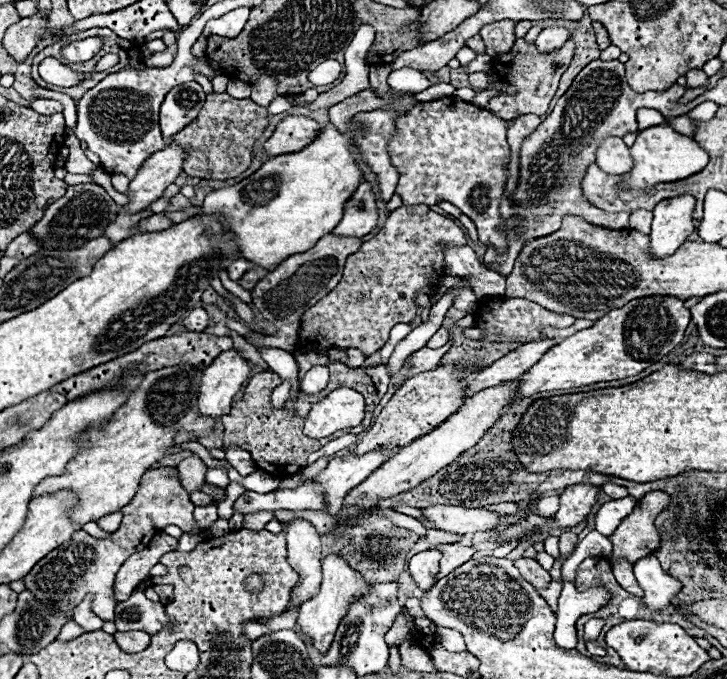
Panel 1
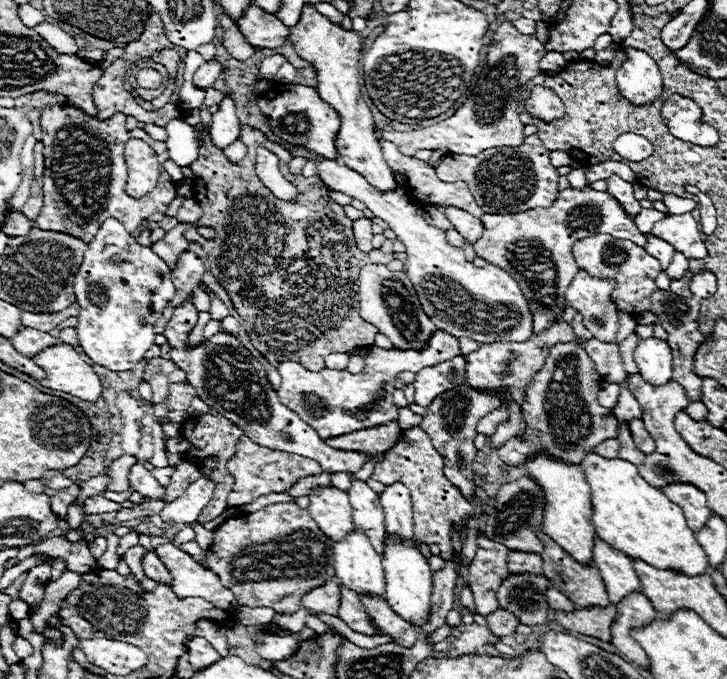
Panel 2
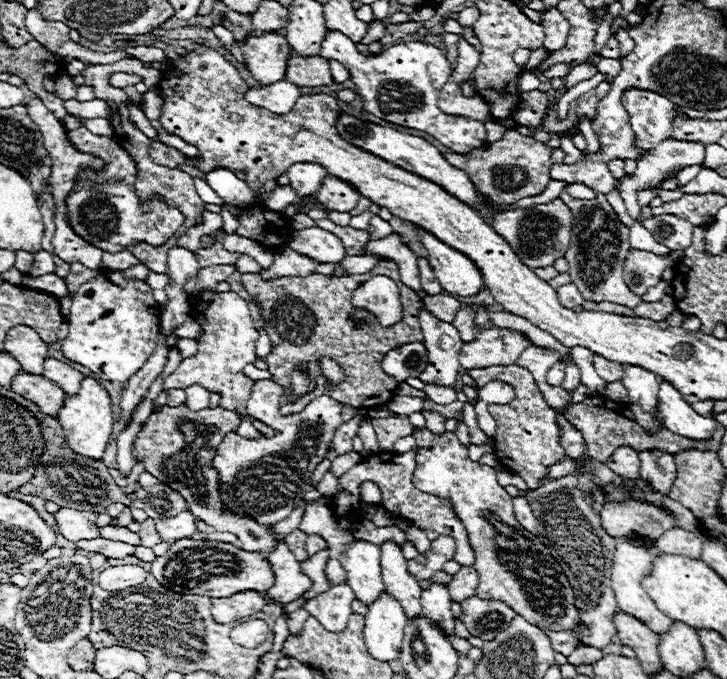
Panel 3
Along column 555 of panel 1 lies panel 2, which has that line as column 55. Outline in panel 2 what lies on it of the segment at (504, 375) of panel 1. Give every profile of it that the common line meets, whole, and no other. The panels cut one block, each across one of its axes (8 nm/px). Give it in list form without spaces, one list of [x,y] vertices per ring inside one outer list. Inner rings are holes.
[[[22,326],[20,332],[12,338],[12,344],[14,344],[14,348],[20,354],[24,354],[24,356],[36,356],[42,350],[46,350],[50,346],[56,346],[58,340],[54,336],[50,336],[48,332],[40,332],[40,330]]]

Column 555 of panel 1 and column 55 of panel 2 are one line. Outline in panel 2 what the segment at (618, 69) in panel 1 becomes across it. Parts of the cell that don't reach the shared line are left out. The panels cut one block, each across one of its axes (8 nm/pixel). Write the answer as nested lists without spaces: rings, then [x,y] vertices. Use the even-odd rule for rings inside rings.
[[[68,106],[46,108],[40,118],[42,144],[44,144],[44,206],[36,220],[38,228],[52,232],[66,232],[82,242],[90,244],[96,230],[106,218],[116,218],[124,224],[126,232],[134,232],[142,220],[160,222],[166,214],[168,204],[176,198],[176,182],[162,168],[158,183],[148,196],[136,200],[126,196],[126,162],[124,162],[124,142],[130,138],[140,138],[148,142],[158,154],[160,164],[168,160],[168,148],[164,142],[152,140],[142,128],[128,130],[126,116],[122,112],[114,114],[110,120],[98,122],[94,116],[86,116],[80,110]]]

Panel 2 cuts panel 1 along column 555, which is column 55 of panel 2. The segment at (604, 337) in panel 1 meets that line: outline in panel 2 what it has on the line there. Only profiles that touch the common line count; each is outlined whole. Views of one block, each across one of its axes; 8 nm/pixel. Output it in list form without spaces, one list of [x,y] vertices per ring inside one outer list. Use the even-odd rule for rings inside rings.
[[[56,344],[36,354],[34,360],[46,372],[44,380],[40,380],[42,386],[78,396],[86,402],[96,402],[102,396],[100,378],[92,366],[80,360],[80,354],[72,346]]]

